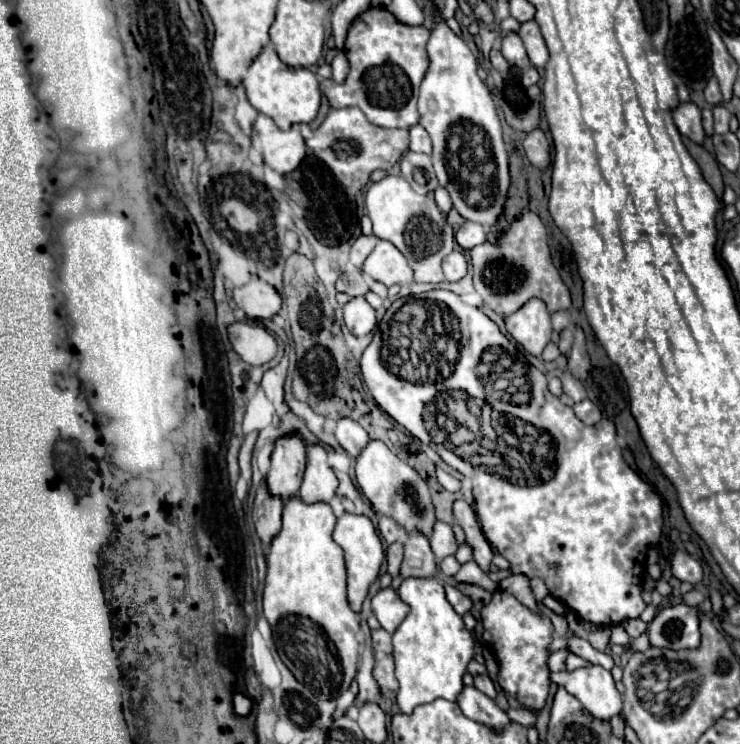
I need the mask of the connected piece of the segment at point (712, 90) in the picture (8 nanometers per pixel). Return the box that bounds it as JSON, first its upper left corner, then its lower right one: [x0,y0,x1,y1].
[704,77,722,105]

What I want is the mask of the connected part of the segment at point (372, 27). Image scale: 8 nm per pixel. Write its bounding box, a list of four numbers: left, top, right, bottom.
[322,7,430,127]

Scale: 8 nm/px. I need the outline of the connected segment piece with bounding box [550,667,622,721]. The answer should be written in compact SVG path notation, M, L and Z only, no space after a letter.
M604 667L551 672L550 681L562 685L600 721L610 721L622 711L622 695L616 691L614 679Z

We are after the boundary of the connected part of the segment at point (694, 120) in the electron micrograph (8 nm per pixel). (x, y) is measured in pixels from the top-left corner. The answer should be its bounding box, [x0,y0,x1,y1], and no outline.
[672,101,706,143]

